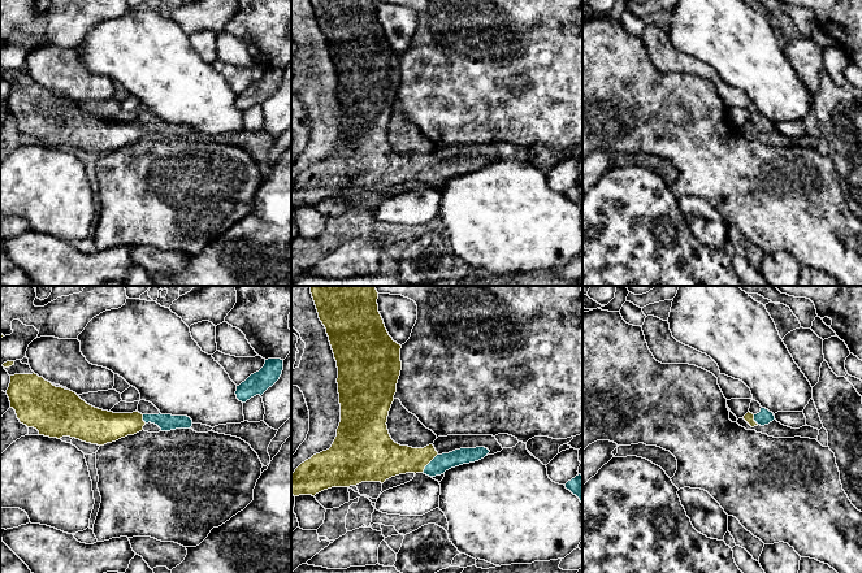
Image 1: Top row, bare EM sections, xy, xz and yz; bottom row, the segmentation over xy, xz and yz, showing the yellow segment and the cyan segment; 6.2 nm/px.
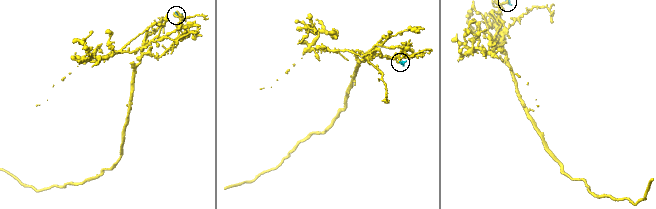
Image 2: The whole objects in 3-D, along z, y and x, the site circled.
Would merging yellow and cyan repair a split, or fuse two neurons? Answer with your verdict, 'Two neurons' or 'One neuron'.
One neuron

